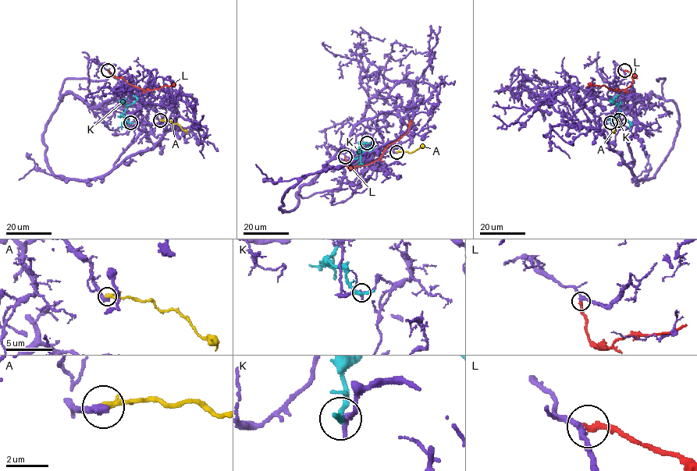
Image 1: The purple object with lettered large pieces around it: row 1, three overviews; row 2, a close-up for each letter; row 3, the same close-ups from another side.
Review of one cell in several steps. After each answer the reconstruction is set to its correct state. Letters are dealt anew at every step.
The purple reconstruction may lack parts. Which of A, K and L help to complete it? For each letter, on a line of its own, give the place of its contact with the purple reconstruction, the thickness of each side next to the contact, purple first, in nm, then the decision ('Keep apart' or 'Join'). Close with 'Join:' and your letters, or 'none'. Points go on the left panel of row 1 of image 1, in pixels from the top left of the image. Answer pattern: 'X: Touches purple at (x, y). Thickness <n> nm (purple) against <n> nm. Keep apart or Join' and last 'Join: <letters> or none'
A: Touches purple at (160, 120). Thickness 440 nm (purple) against 320 nm. Keep apart
K: Touches purple at (130, 122). Thickness 280 nm (purple) against 220 nm. Keep apart
L: Touches purple at (108, 70). Thickness 280 nm (purple) against 280 nm. Keep apart
Join: none

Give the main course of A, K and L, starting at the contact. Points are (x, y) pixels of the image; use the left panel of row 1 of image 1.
A: (160, 120), (177, 123), (186, 133)
K: (130, 122), (122, 114), (136, 100), (132, 94)
L: (108, 71), (112, 75), (122, 77), (129, 83), (145, 90), (158, 89), (165, 85), (175, 86)

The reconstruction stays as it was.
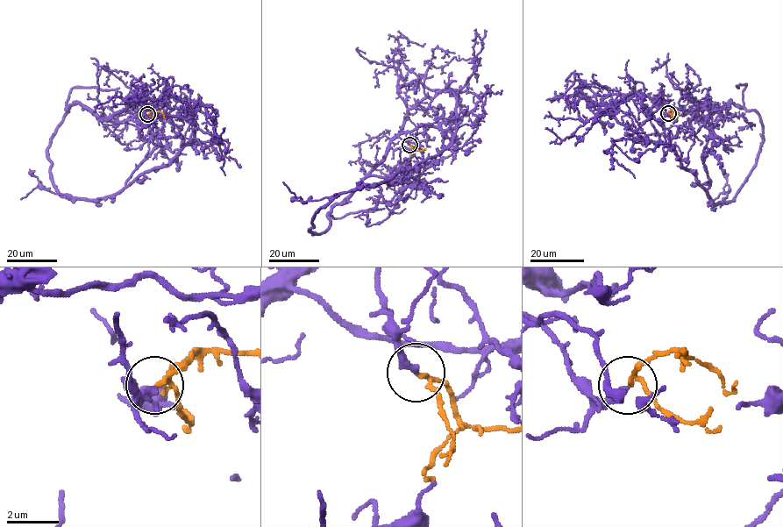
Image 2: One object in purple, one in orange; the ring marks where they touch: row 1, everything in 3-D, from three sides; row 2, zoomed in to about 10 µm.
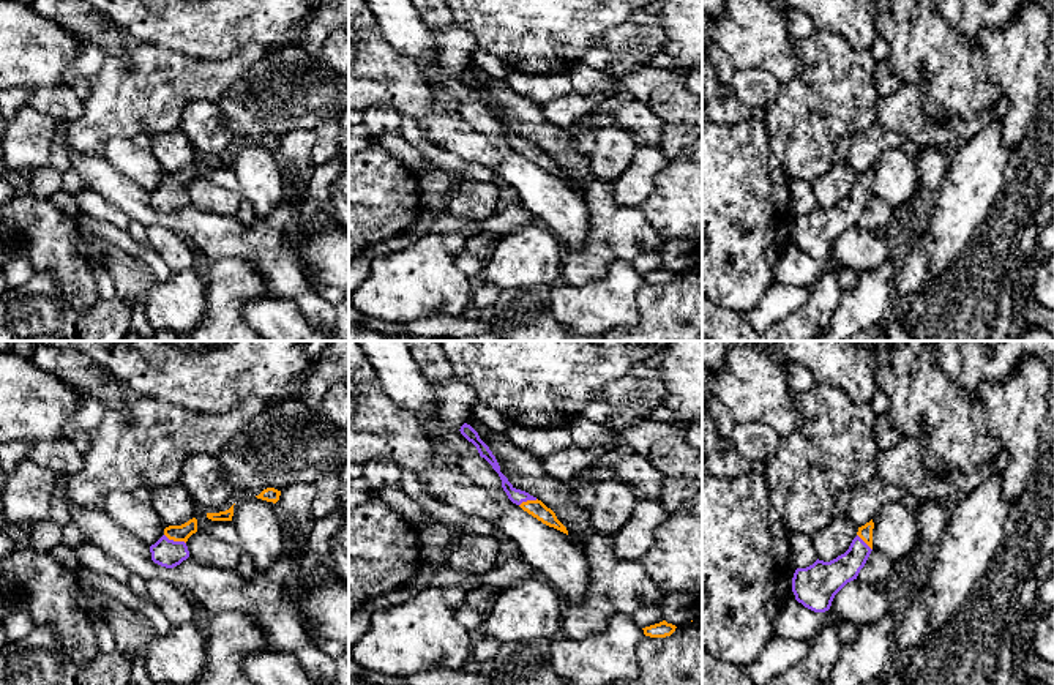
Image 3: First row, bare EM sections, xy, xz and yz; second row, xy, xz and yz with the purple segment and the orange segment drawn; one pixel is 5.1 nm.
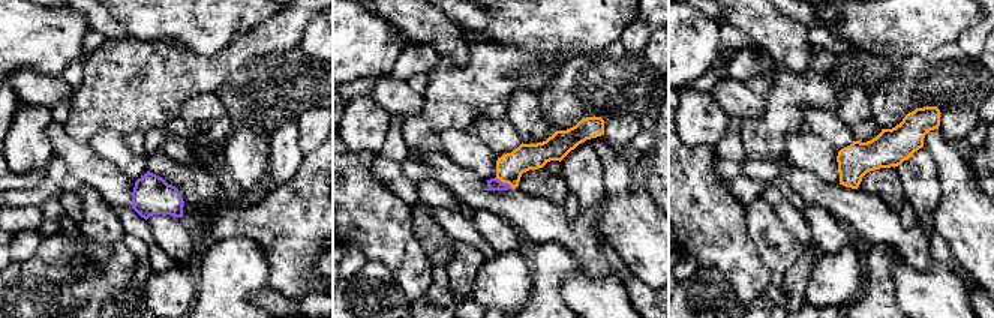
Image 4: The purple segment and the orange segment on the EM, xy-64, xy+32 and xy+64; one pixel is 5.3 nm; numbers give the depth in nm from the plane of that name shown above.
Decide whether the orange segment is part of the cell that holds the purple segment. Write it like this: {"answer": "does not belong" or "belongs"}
{"answer": "belongs"}

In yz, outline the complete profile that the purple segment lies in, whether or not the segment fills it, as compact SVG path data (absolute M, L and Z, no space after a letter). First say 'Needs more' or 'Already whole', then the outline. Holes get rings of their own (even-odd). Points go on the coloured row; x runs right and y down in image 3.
Needs more. M873 519L858 527L849 549L830 562L816 560L806 568L797 568L792 578L795 600L814 612L830 609L835 595L857 579L873 551Z

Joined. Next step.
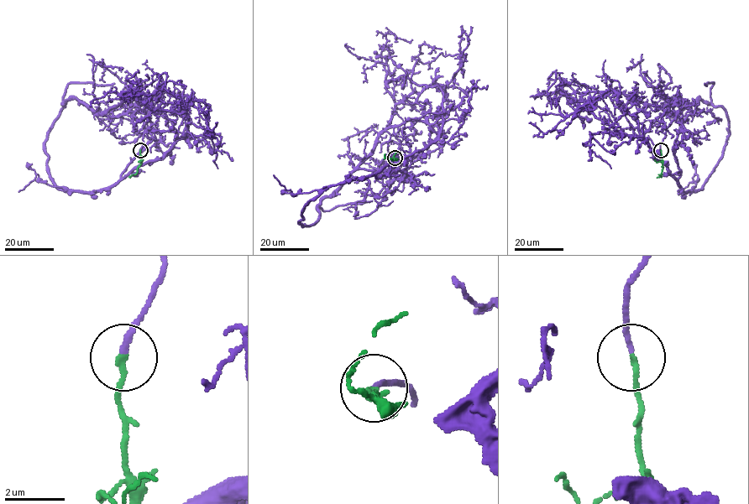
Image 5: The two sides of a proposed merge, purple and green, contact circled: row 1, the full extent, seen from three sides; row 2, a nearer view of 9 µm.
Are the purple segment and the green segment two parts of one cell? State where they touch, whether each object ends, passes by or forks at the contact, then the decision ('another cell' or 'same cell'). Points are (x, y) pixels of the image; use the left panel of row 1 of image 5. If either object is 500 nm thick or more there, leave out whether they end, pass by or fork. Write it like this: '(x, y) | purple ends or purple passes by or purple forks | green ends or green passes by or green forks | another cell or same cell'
(140, 150) | purple ends | green ends | same cell

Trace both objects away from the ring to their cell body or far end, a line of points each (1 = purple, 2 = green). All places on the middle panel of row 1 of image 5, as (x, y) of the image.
1: (395, 158), (406, 165), (398, 180), (395, 106), (432, 85), (451, 87), (468, 44), (458, 36)
2: (395, 158), (392, 160), (384, 156), (384, 153)

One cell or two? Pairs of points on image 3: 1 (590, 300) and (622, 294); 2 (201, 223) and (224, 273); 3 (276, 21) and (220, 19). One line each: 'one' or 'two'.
1: one
2: two
3: one

